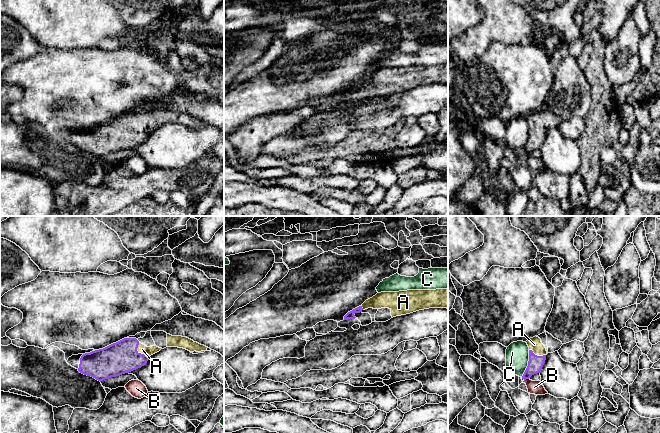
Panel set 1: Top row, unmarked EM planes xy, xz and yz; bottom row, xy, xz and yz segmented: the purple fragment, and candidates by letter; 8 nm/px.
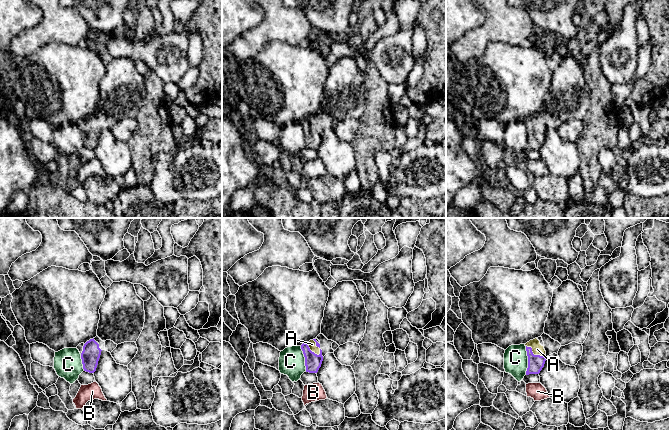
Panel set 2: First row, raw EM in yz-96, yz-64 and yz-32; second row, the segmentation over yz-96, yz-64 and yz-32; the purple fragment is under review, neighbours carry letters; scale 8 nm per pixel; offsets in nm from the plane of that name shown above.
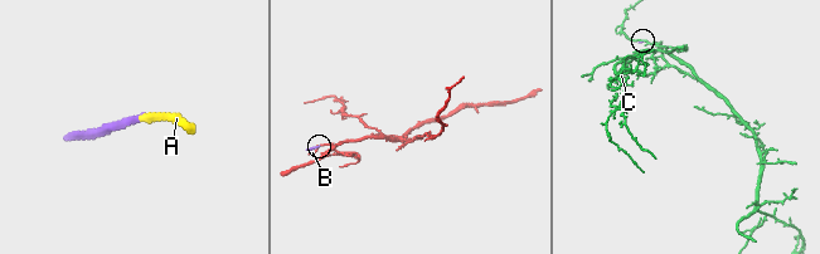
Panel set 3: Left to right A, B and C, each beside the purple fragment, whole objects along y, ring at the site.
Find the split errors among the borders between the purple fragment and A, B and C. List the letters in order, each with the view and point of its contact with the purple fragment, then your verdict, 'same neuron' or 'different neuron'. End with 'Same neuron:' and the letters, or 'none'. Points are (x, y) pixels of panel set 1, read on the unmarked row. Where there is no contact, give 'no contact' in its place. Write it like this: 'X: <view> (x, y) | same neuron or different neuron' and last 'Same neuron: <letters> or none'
A: xy (139, 129) | same neuron
B: yz (526, 154) | different neuron
C: yz (528, 139) | different neuron
Same neuron: A

